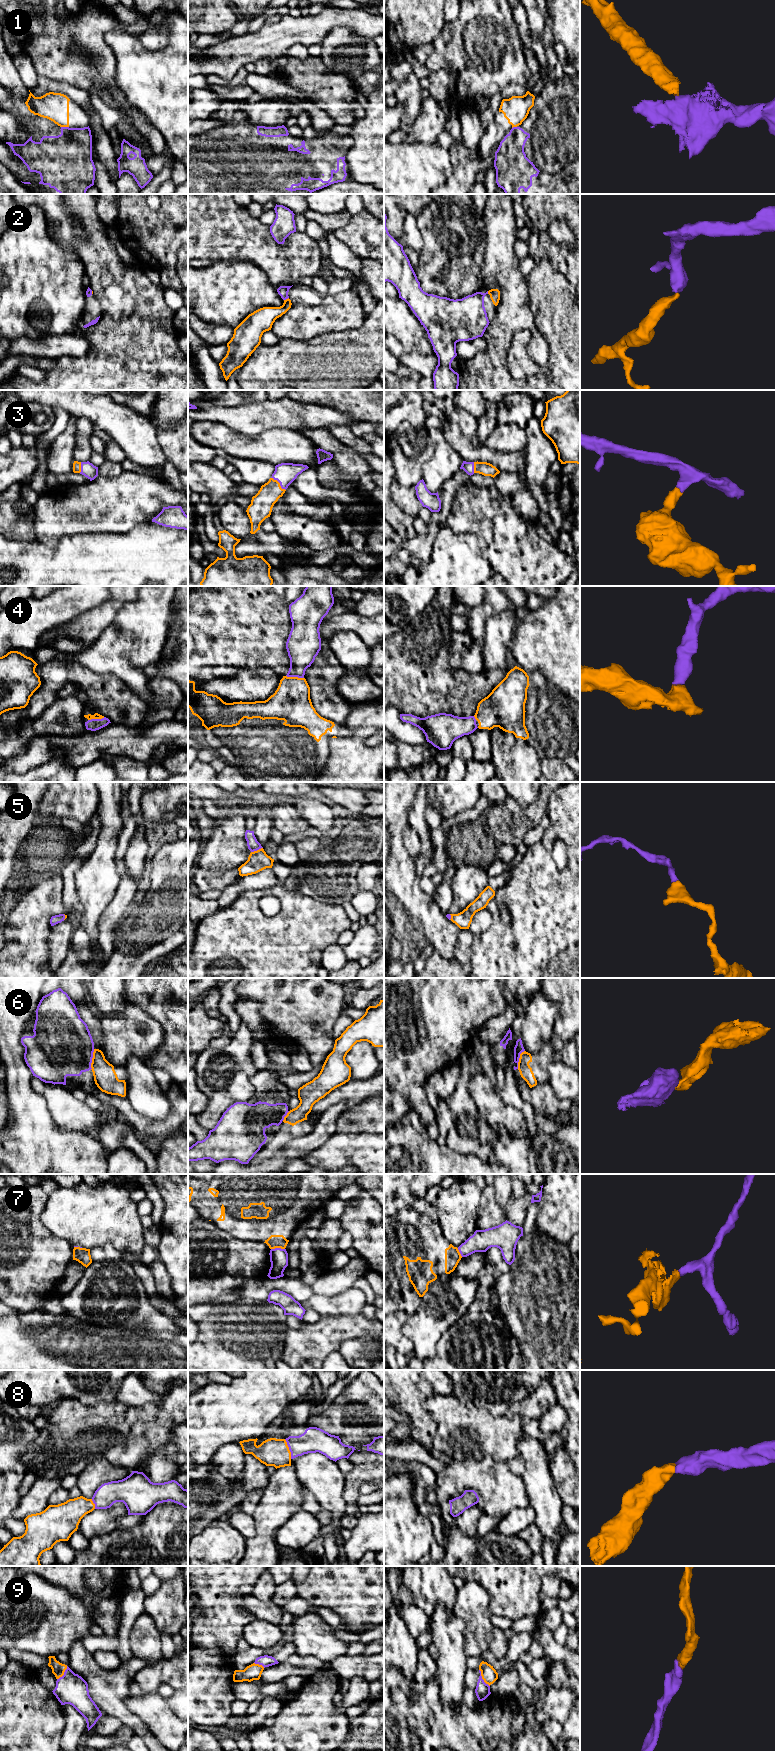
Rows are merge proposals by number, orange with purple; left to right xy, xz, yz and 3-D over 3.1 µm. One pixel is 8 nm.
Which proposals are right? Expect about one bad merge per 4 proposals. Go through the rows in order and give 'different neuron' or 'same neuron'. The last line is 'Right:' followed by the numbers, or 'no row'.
1: different neuron
2: same neuron
3: same neuron
4: same neuron
5: same neuron
6: different neuron
7: different neuron
8: same neuron
9: same neuron
Right: 2, 3, 4, 5, 8, 9

